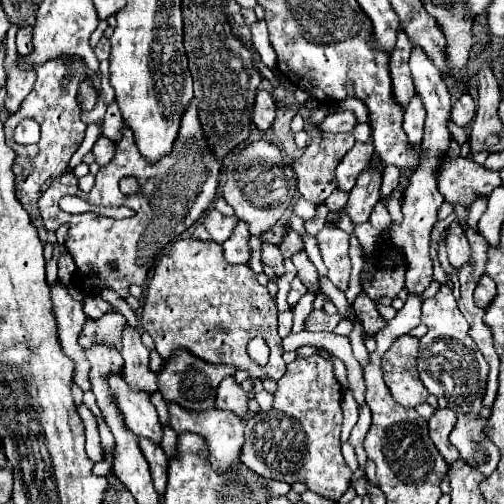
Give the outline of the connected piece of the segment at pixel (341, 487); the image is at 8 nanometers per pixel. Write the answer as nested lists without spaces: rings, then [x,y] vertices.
[[[318,355],[296,357],[296,361],[286,367],[284,377],[278,381],[272,409],[268,413],[264,411],[256,413],[246,423],[246,441],[240,451],[242,463],[262,477],[278,479],[286,483],[300,481],[316,495],[338,501],[352,481],[352,471],[348,469],[340,451],[340,425],[342,425],[340,399],[342,399],[342,385],[334,375],[332,365],[324,357]]]

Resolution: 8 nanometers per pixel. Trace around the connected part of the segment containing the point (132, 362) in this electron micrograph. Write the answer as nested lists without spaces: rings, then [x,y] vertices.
[[[124,325],[122,329],[122,357],[124,375],[132,387],[140,387],[146,393],[156,391],[156,375],[148,369],[148,347],[140,341],[140,329]]]

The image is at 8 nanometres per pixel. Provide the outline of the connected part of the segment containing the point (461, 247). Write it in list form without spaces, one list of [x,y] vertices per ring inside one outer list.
[[[450,223],[446,233],[446,253],[452,267],[462,267],[462,263],[470,261],[470,247],[466,243],[466,235],[458,223]]]

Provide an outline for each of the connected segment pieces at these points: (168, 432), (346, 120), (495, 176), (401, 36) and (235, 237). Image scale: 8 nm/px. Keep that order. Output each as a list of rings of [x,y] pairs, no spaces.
[[[169,426],[163,427],[163,430],[161,445],[163,446],[162,448],[164,449],[168,459],[171,459],[172,455],[176,453],[177,433]]]
[[[334,111],[332,115],[328,115],[318,125],[318,129],[322,129],[322,131],[334,131],[334,133],[336,131],[344,133],[344,131],[352,131],[356,125],[358,125],[358,121],[356,121],[354,111]]]
[[[464,157],[442,159],[436,169],[440,193],[452,205],[470,205],[478,195],[490,195],[500,181],[498,171],[490,171],[478,163],[470,163]]]
[[[400,29],[398,31],[398,41],[394,49],[390,51],[390,75],[392,75],[392,87],[394,87],[394,97],[398,97],[398,103],[406,107],[410,101],[410,95],[414,95],[414,85],[408,69],[408,59],[410,59],[412,43],[406,37],[406,33]]]
[[[238,221],[232,235],[226,239],[224,247],[224,255],[228,263],[248,263],[250,259],[250,249],[248,249],[248,227],[246,223]]]

